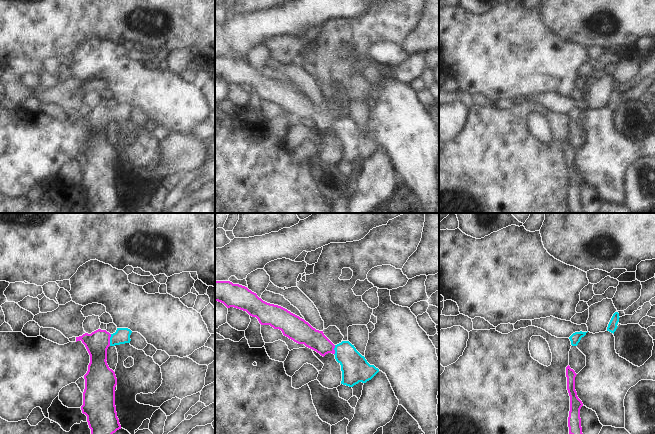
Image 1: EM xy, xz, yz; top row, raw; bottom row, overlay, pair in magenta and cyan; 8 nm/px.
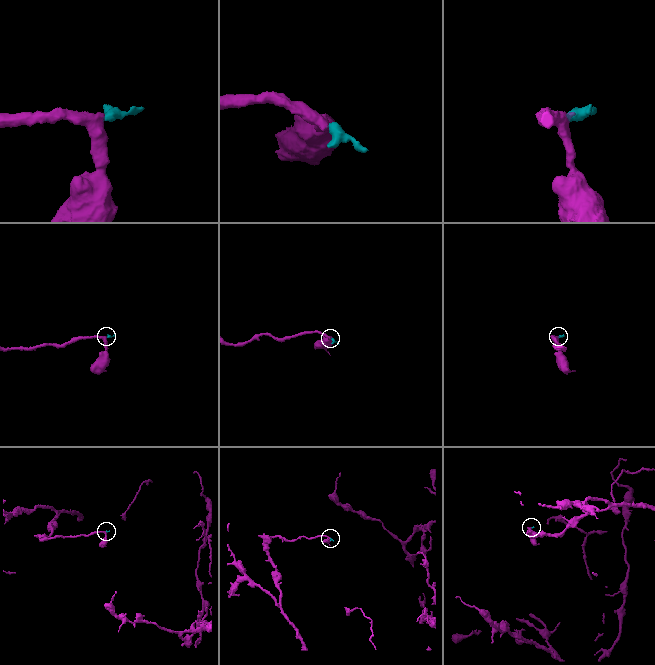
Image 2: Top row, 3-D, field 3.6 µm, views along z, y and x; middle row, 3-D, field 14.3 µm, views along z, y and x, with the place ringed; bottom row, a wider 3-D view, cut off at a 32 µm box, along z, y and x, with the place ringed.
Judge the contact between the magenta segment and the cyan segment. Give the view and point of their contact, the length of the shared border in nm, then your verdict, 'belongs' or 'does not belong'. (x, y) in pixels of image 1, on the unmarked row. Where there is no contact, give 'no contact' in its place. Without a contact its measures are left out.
xy (109, 116) | 100 nm | belongs

